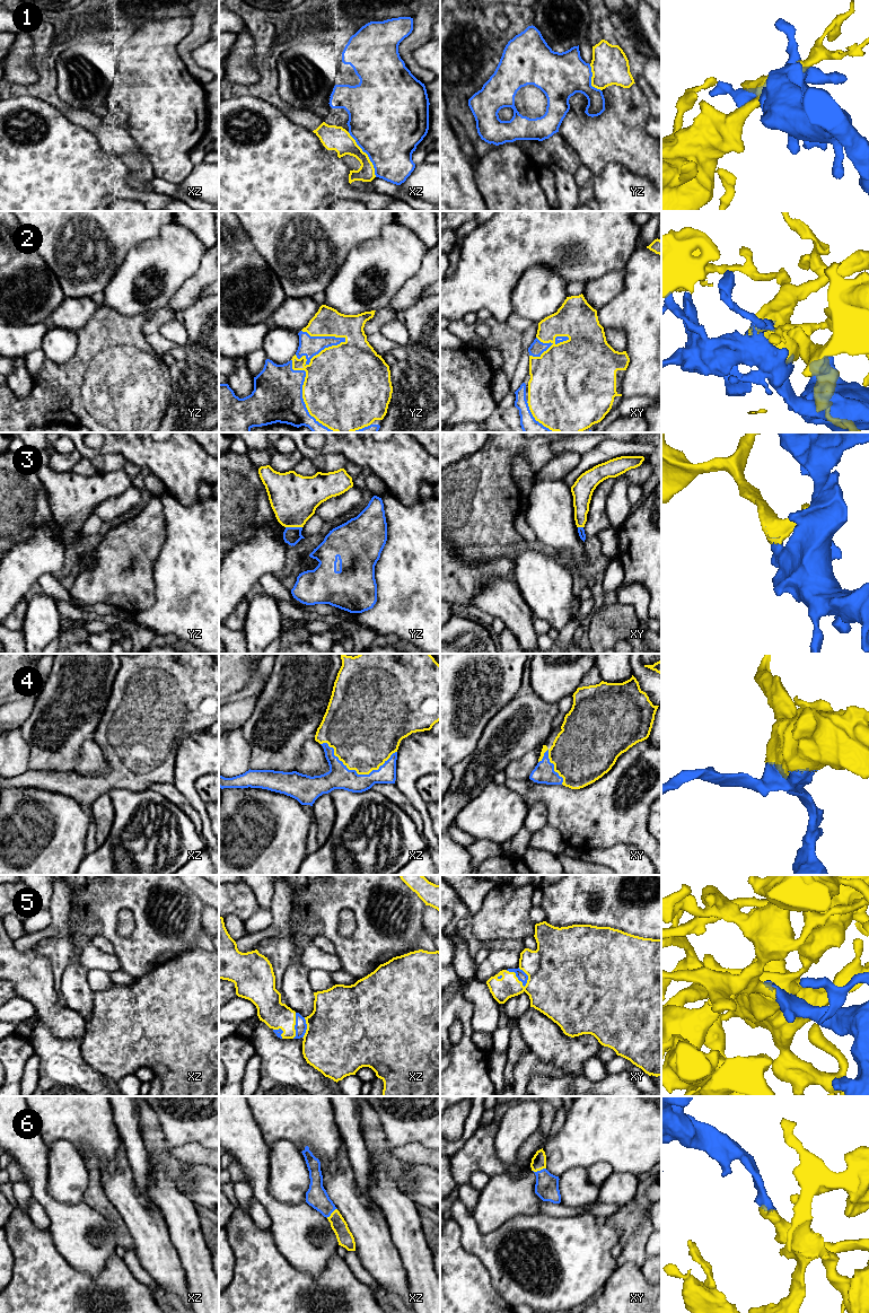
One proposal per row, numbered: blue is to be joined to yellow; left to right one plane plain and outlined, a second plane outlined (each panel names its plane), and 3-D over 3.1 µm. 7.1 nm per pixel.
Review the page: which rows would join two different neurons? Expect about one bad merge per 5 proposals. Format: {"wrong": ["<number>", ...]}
{"wrong": ["1"]}

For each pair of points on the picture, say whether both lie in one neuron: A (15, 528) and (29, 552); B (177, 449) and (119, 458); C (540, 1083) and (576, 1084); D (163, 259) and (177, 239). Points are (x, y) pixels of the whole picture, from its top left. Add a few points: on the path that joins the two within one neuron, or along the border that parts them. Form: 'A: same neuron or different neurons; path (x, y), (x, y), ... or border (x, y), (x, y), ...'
A: different neurons; border (45, 525), (11, 548)
B: different neurons; border (97, 455), (121, 454), (126, 460)
C: same neuron; path (549, 1084), (567, 1084)
D: same neuron; path (167, 254), (176, 244)

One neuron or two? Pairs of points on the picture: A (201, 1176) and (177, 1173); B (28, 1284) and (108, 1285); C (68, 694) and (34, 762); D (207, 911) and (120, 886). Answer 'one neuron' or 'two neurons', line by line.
A: two neurons
B: one neuron
C: one neuron
D: two neurons

